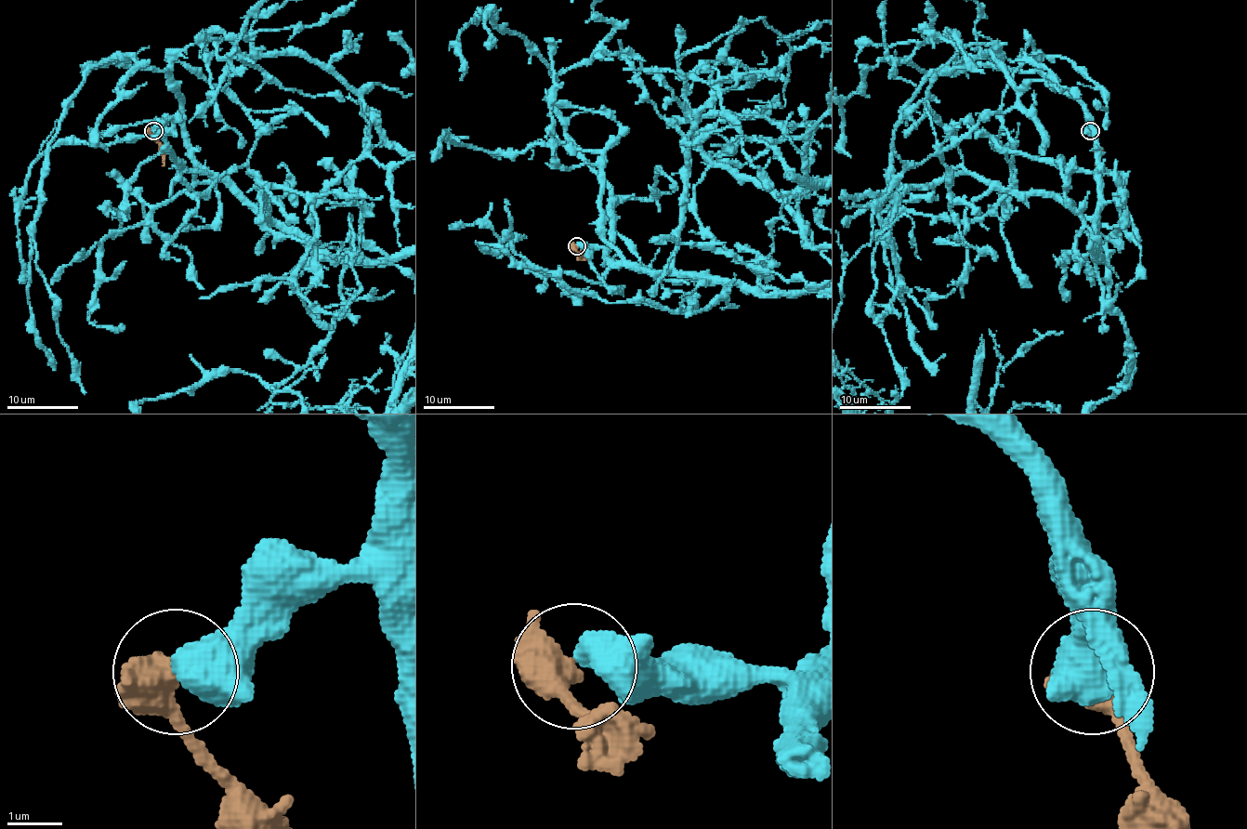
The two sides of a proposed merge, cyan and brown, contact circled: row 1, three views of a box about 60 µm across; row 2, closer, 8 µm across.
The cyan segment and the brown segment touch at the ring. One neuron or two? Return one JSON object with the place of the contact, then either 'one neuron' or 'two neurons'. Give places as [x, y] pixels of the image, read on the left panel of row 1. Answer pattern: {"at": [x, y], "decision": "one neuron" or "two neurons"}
{"at": [153, 130], "decision": "two neurons"}

